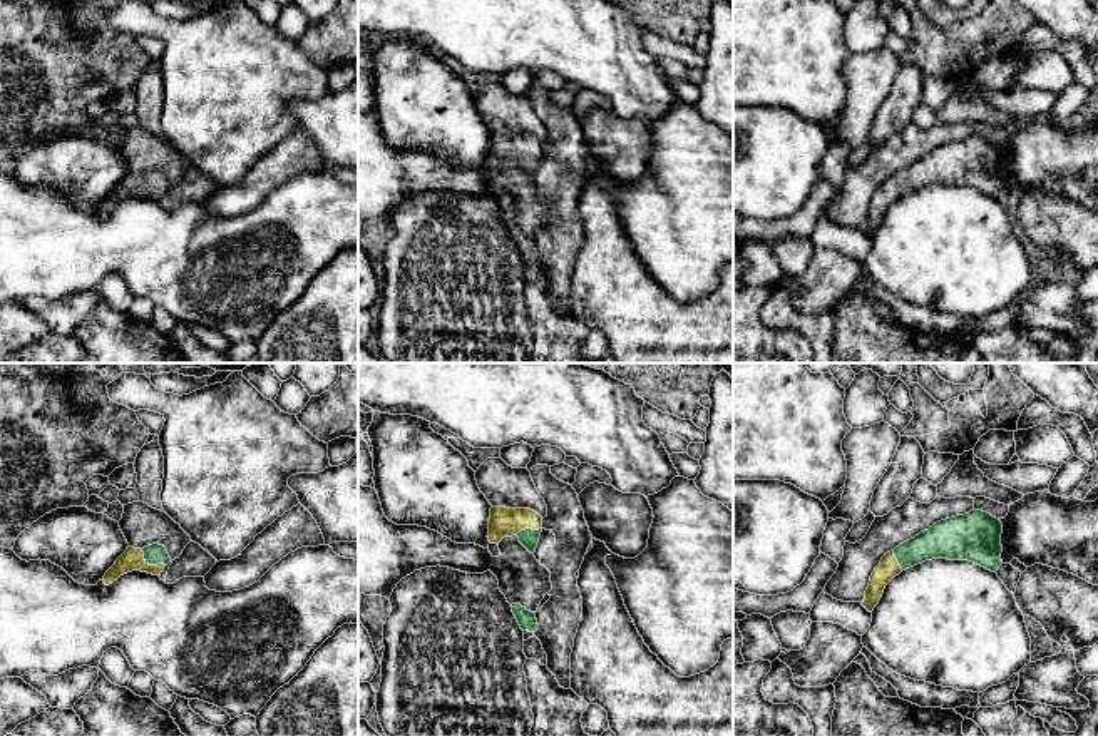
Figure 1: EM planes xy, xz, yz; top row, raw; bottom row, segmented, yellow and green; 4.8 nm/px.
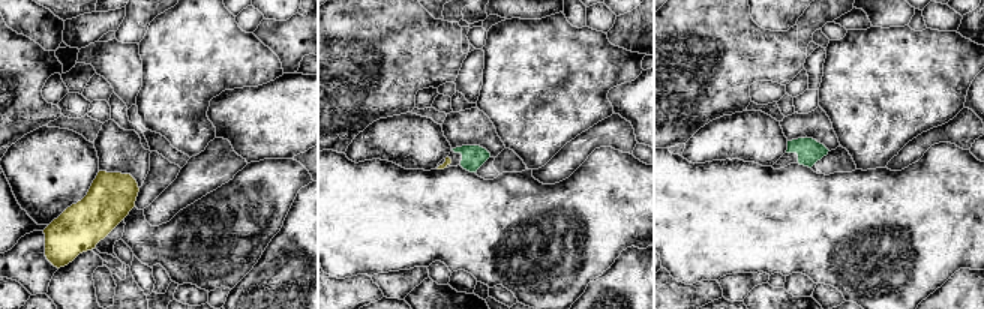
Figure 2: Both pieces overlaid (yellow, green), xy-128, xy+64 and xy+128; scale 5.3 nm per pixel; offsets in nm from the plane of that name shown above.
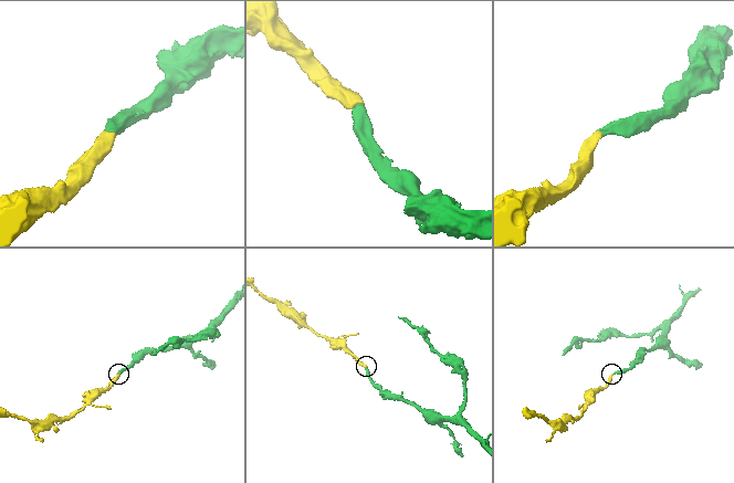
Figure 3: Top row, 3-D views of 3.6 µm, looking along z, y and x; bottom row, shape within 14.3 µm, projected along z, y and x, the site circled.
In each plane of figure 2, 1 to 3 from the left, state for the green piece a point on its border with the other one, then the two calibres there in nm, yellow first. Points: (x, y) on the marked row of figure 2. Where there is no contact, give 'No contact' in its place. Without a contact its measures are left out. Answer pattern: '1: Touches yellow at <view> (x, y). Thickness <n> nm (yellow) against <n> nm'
1: No contact
2: No contact
3: No contact

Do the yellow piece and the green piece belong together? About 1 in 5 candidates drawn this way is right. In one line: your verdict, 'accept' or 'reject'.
accept

